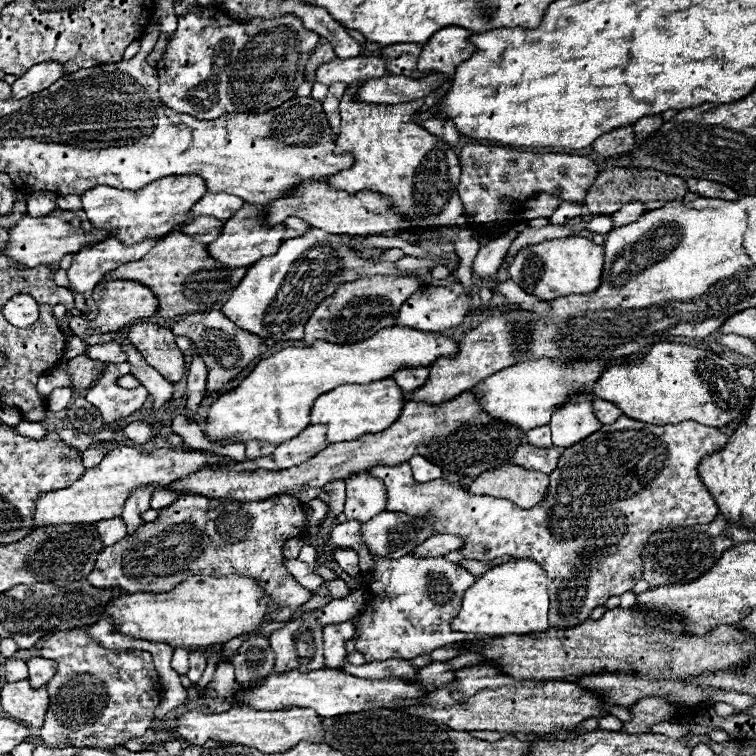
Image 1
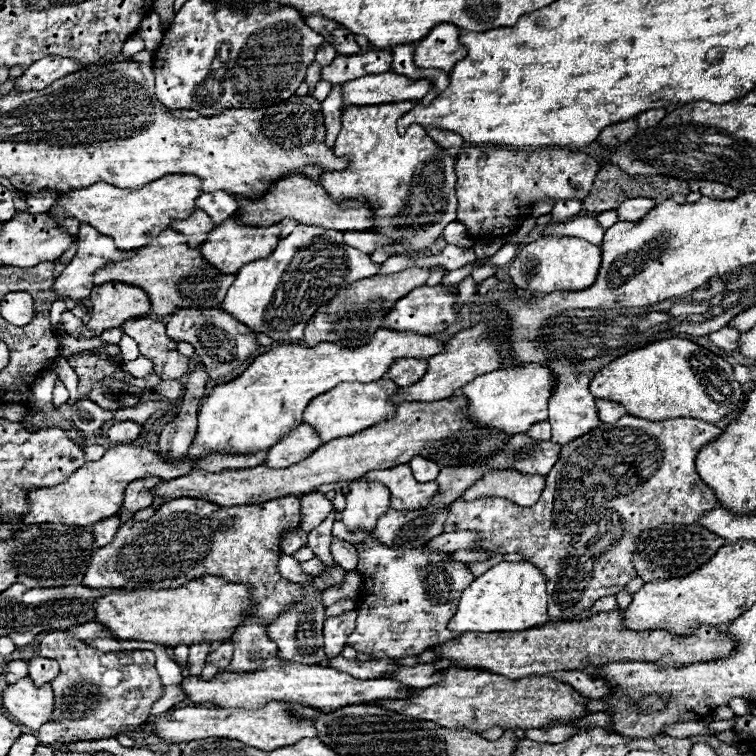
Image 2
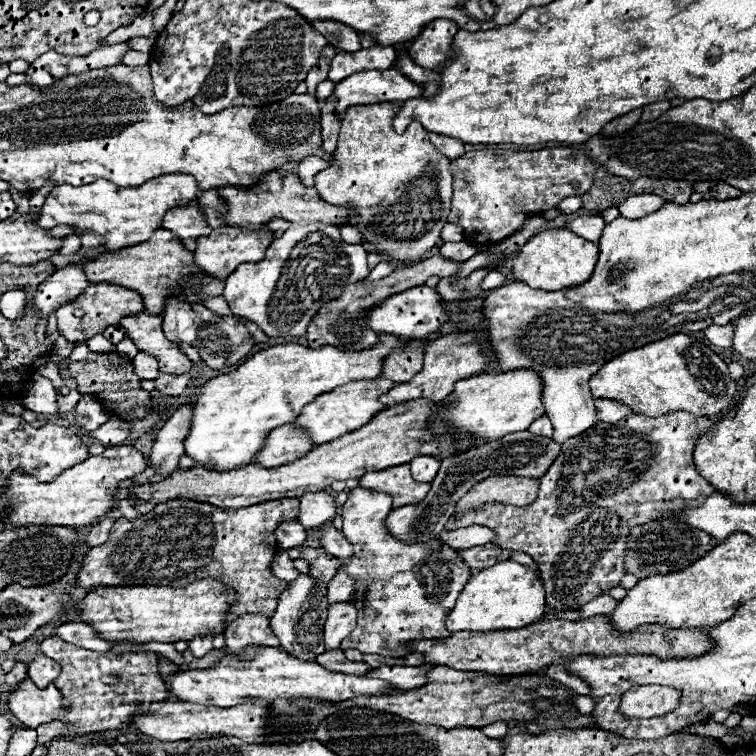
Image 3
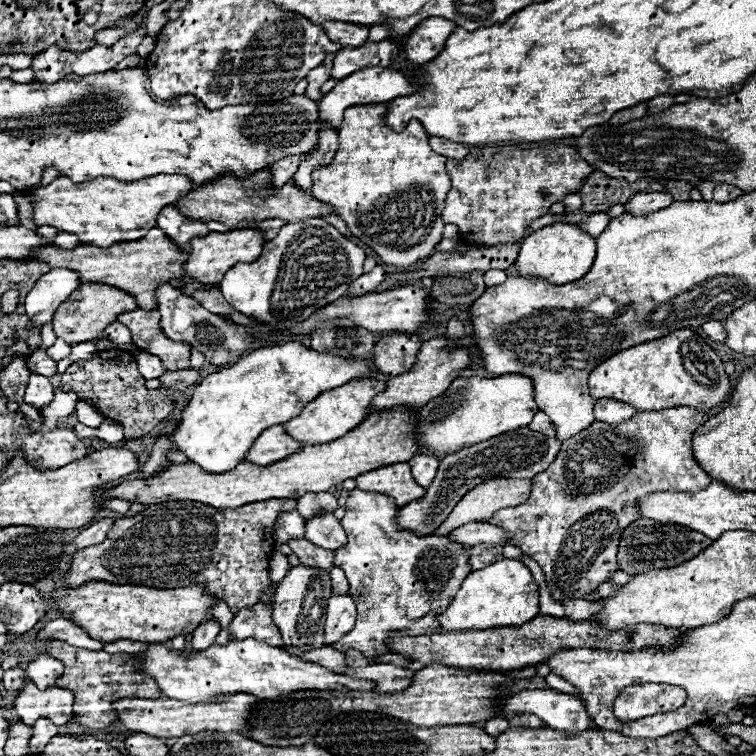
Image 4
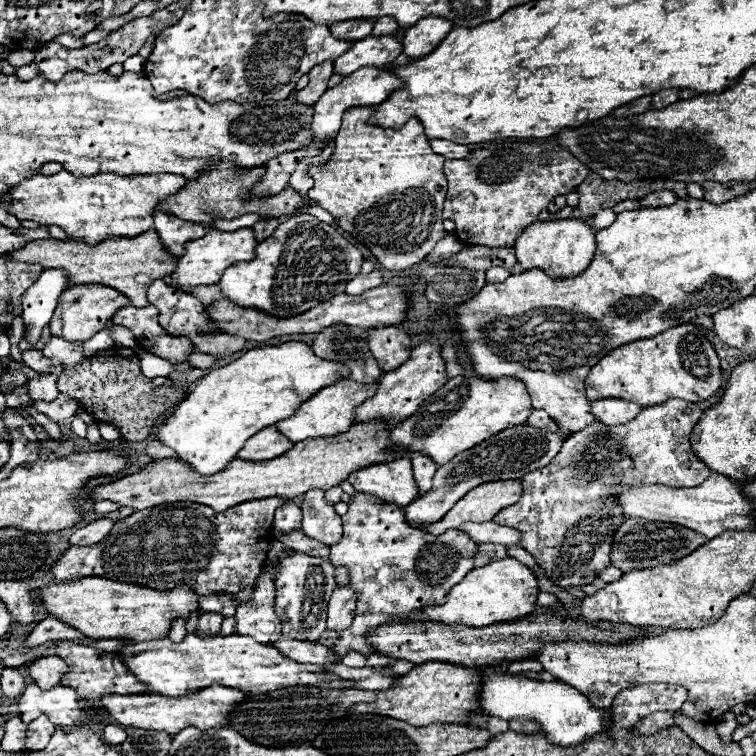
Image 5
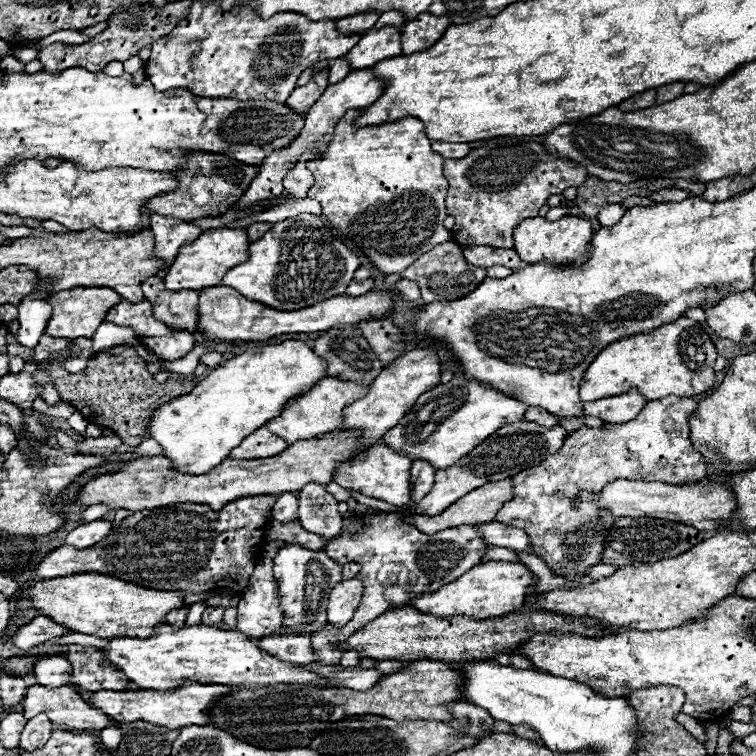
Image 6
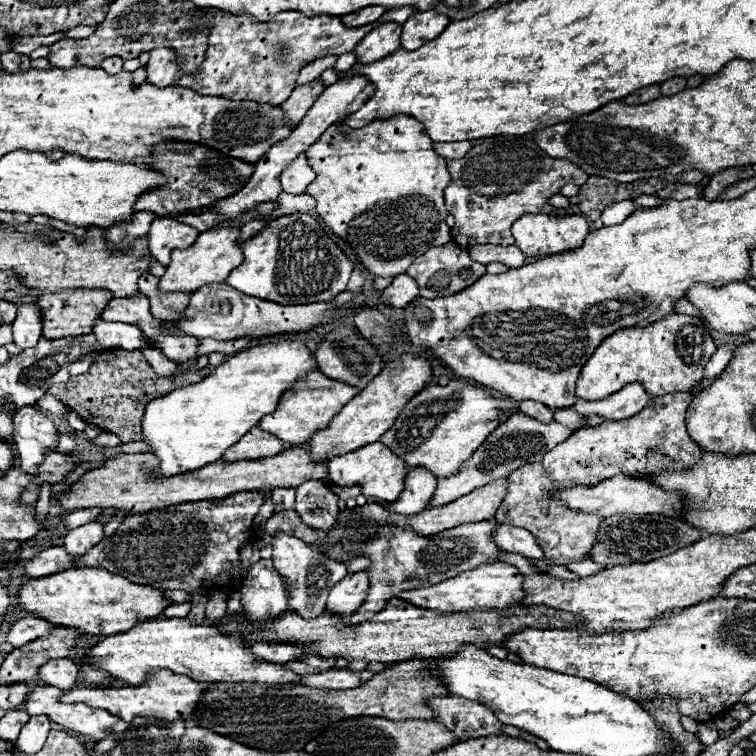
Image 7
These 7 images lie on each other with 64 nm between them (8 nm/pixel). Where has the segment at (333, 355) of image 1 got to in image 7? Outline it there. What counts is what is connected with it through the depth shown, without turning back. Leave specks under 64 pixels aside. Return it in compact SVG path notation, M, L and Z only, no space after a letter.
M284 340L278 344L264 344L264 346L254 346L244 352L238 352L230 360L222 362L204 380L190 386L182 386L178 390L172 390L166 396L158 396L150 400L142 416L142 440L150 446L148 452L160 458L160 464L156 470L150 472L150 478L152 480L156 480L158 476L168 478L168 476L192 472L192 470L204 468L206 464L218 462L226 448L236 444L250 428L258 424L262 416L276 410L276 404L282 392L288 390L290 384L300 376L304 376L308 370L318 370L316 360L310 356L308 348L302 342Z

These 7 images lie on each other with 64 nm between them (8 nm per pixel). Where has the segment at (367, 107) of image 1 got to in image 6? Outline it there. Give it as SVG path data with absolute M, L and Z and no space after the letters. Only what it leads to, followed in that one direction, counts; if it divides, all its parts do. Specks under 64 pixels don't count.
M360 110L346 112L336 124L332 140L318 148L314 160L308 160L308 168L316 178L314 186L308 190L308 196L320 202L324 218L338 232L344 232L354 246L362 248L364 256L370 258L378 272L400 274L424 252L452 238L450 230L442 224L446 218L444 198L448 188L448 180L442 172L444 158L432 152L430 140L424 134L424 124L418 118L406 116L396 122L356 128L354 118L358 114Z

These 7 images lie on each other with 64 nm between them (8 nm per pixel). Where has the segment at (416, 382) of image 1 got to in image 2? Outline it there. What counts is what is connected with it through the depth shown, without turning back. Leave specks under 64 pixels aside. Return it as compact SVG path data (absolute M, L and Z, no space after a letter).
M400 358L394 360L392 366L388 368L388 378L394 380L398 386L408 386L420 380L426 372L426 362L416 360L416 358Z

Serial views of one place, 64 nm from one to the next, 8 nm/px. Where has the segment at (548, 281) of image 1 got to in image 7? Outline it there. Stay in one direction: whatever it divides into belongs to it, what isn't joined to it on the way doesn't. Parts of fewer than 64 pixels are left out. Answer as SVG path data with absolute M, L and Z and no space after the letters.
M524 214L512 224L516 246L540 258L580 246L588 232L588 220L582 216Z

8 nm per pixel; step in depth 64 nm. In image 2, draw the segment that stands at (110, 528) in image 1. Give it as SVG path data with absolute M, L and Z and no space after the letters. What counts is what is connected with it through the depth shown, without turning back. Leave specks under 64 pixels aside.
M116 516L104 518L104 520L96 522L96 524L94 524L94 532L92 532L92 534L94 534L94 540L96 540L96 546L106 546L106 544L110 544L110 540L114 538L118 526L120 526L120 520L118 520Z

